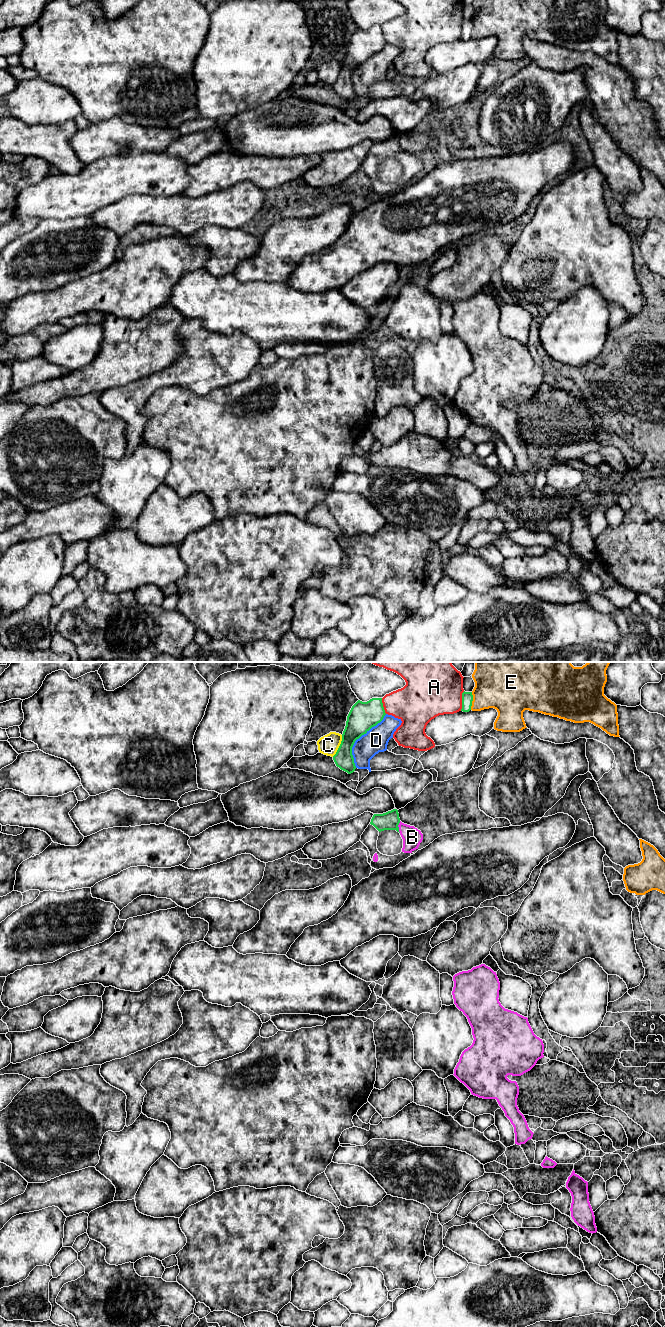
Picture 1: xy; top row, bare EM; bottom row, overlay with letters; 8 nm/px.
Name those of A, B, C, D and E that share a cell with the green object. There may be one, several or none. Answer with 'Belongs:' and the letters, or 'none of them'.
Belongs: B

